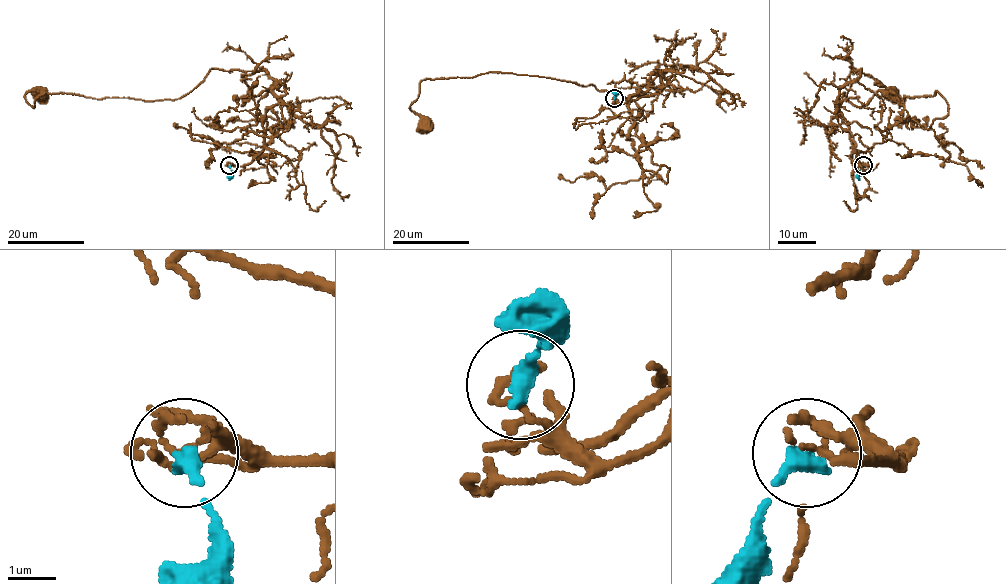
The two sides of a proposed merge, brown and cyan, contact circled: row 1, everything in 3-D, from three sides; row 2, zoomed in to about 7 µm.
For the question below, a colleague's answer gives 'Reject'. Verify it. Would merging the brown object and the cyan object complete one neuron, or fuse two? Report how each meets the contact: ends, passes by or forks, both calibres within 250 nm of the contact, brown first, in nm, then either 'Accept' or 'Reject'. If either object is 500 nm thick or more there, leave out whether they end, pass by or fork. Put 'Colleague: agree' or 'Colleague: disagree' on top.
Colleague: agree
At the ring brown passes by. At the ring cyan ends. Thickness 130 nm (brown) against 360 nm. Reject

